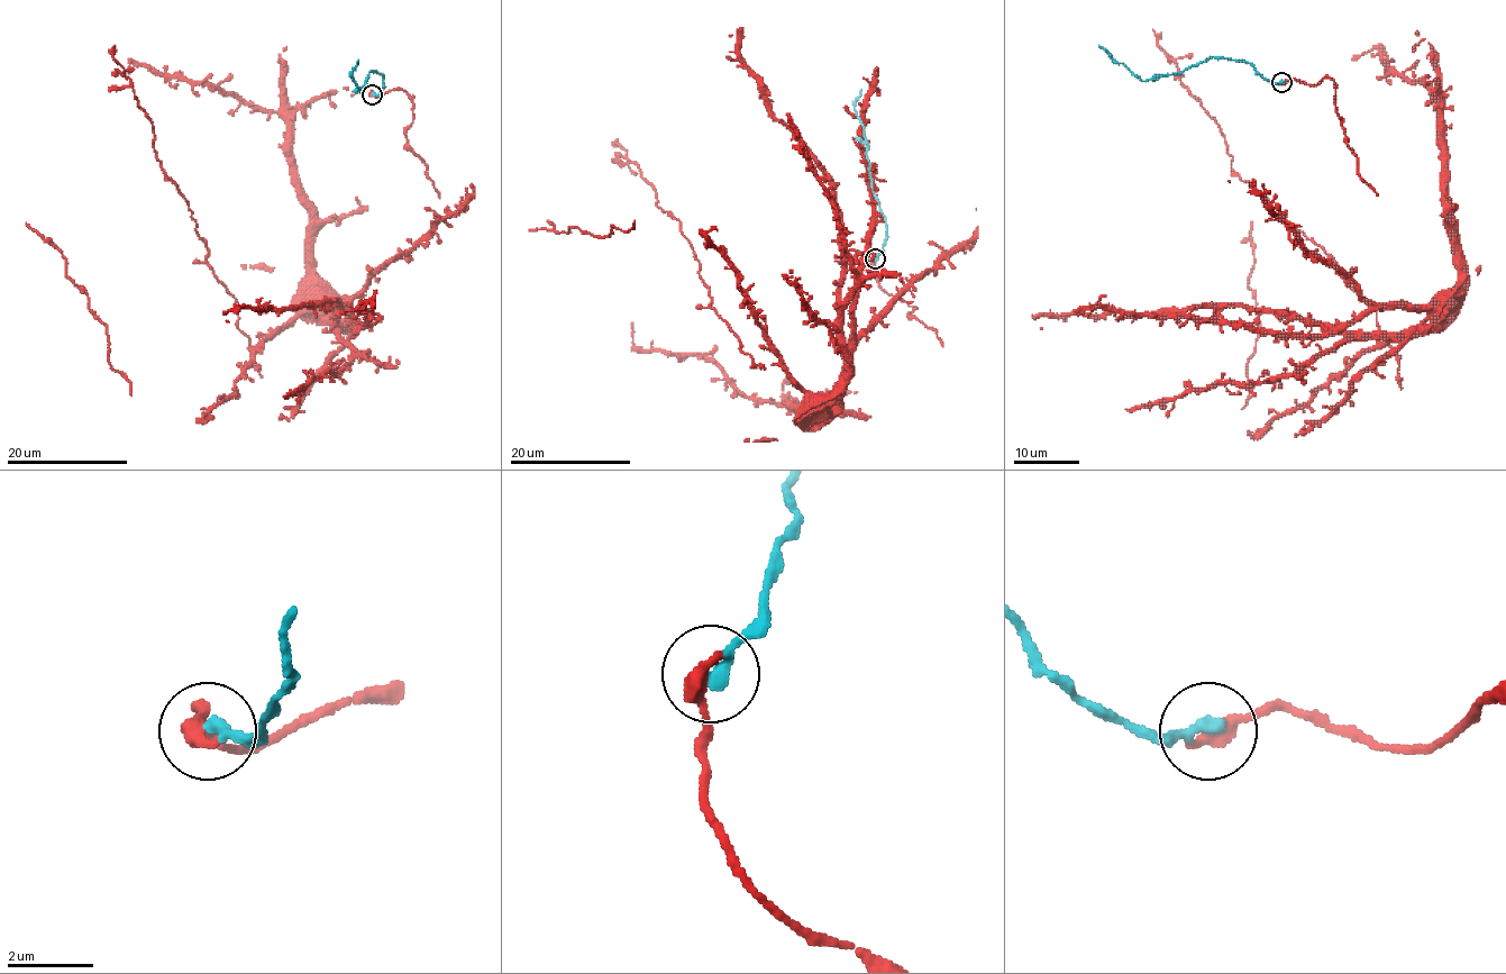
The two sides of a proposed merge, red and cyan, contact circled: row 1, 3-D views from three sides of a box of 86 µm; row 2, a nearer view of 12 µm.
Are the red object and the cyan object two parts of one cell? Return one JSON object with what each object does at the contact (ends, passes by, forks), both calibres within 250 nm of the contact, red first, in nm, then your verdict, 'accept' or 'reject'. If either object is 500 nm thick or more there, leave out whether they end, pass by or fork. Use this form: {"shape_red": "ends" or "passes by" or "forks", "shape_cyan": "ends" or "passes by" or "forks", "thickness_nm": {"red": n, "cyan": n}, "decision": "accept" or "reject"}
{"shape_red": "ends", "shape_cyan": "ends", "thickness_nm": {"red": 440, "cyan": 340}, "decision": "accept"}

